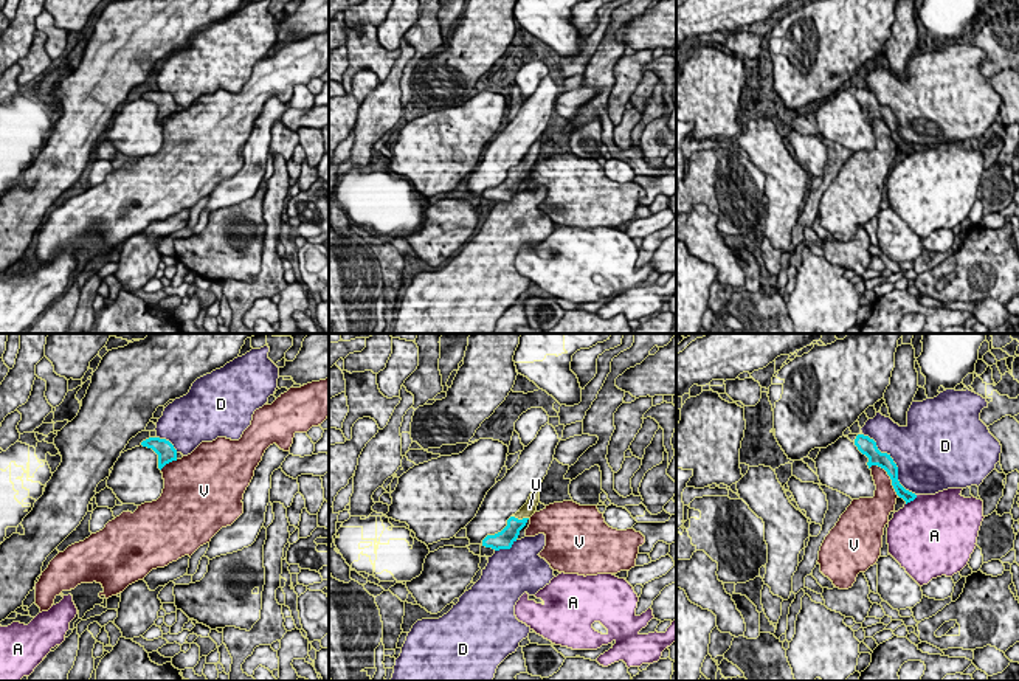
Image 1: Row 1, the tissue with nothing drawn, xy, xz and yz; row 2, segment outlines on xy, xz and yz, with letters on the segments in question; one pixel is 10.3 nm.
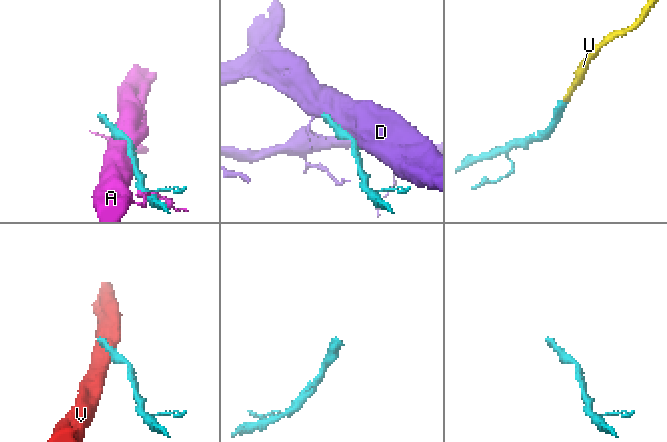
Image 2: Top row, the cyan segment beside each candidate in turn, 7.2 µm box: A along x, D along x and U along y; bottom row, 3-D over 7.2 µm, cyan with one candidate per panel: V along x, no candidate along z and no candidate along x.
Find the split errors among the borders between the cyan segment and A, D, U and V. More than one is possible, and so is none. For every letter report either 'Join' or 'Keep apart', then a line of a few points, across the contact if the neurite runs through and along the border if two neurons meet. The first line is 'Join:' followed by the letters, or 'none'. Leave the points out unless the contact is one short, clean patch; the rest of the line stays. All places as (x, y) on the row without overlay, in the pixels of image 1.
Join: U
A: Keep apart
D: Keep apart
U: Join. Line: xz (504, 191), (520, 172), (529, 160)
V: Keep apart

